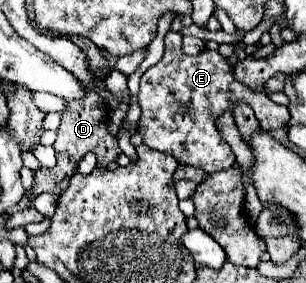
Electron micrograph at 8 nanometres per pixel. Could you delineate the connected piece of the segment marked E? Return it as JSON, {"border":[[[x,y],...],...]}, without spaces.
{"border":[[[168,32],[164,42],[166,52],[162,60],[148,68],[140,80],[138,104],[142,108],[142,118],[138,122],[138,132],[146,146],[174,156],[180,164],[202,168],[204,172],[214,174],[234,164],[234,154],[216,128],[216,118],[226,108],[232,108],[236,100],[244,100],[254,108],[260,128],[266,132],[284,128],[290,120],[286,106],[274,104],[264,92],[252,92],[248,86],[242,86],[242,82],[232,76],[230,64],[216,50],[204,50],[196,56],[186,56],[182,52],[180,32]]]}

